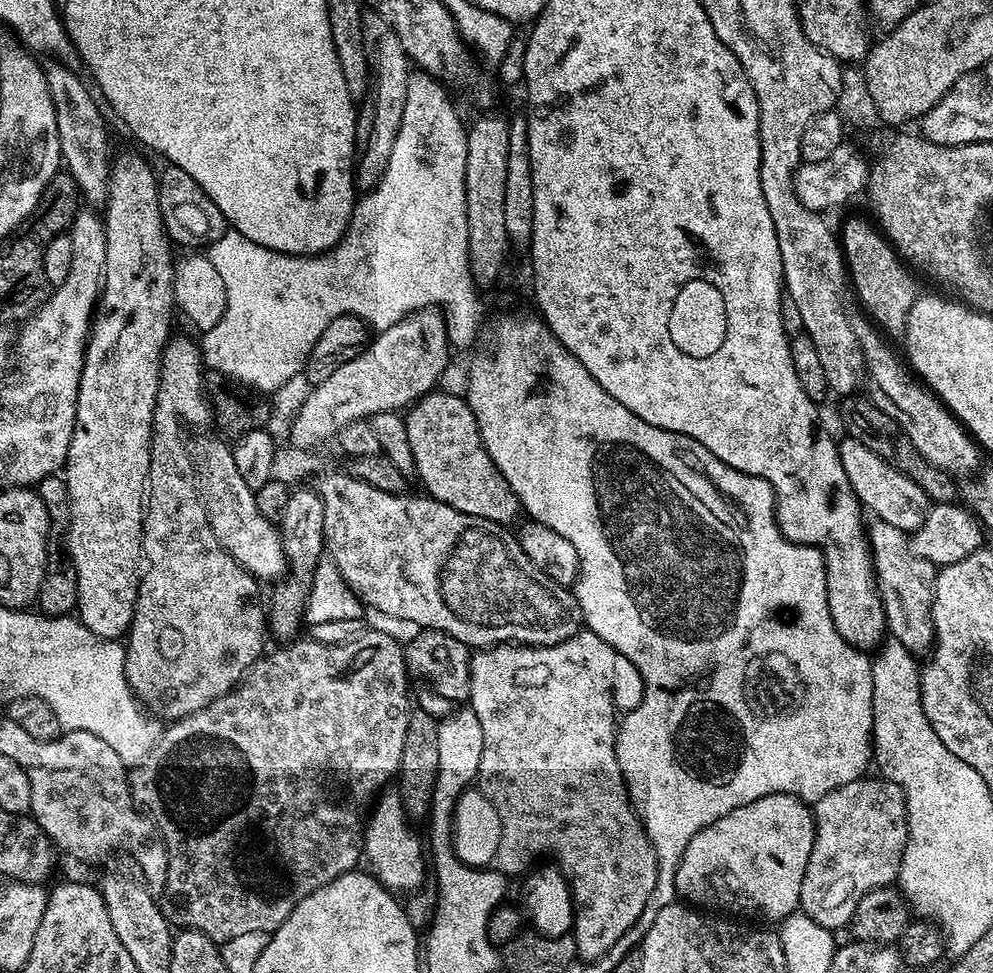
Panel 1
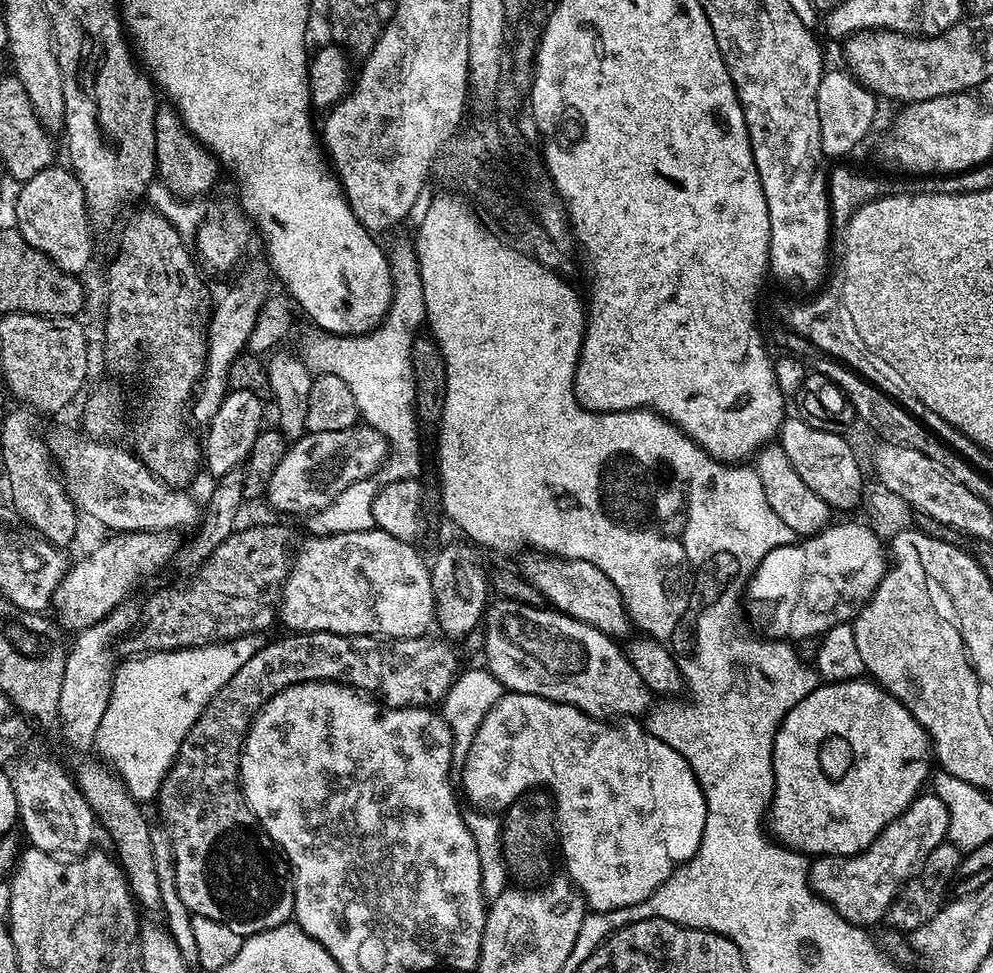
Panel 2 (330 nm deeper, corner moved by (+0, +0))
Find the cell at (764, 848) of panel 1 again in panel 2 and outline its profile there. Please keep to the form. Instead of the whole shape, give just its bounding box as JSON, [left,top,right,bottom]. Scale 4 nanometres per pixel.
[766,678,933,858]

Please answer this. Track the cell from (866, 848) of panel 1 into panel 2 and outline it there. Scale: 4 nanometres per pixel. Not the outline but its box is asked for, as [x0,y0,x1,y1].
[808,794,948,926]

